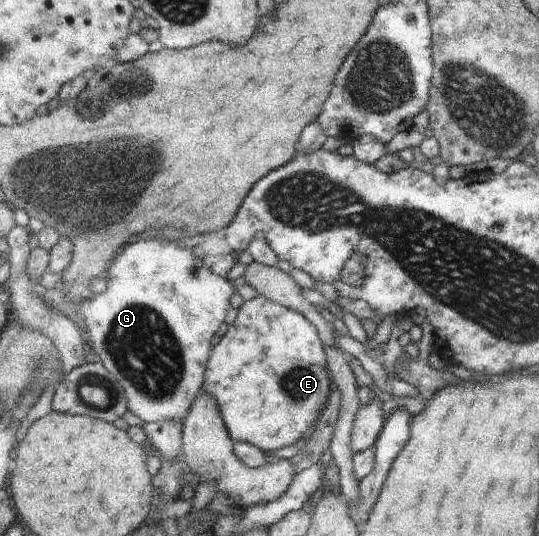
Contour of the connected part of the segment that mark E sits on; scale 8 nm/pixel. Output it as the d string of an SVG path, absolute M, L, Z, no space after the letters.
M257 296L245 301L229 330L214 344L203 390L216 397L232 442L246 441L268 455L300 441L323 414L334 390L327 352L319 332L298 311Z

